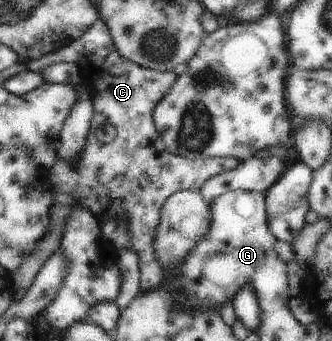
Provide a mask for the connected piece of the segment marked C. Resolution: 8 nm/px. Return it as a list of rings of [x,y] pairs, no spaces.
[[[95,20],[95,23],[73,43],[57,51],[48,53],[39,59],[25,62],[27,70],[40,72],[50,65],[69,62],[75,64],[84,74],[84,82],[89,85],[92,92],[92,104],[94,109],[91,127],[87,134],[87,145],[83,147],[78,160],[66,160],[57,158],[49,168],[48,181],[51,189],[57,194],[69,194],[77,203],[88,209],[95,219],[99,220],[102,237],[111,241],[119,251],[125,248],[133,248],[138,253],[140,261],[140,286],[141,293],[155,290],[162,281],[162,265],[155,253],[155,240],[163,204],[177,192],[185,190],[199,191],[203,184],[216,175],[231,171],[239,165],[237,158],[197,158],[189,159],[172,154],[163,143],[157,133],[154,124],[153,112],[155,106],[163,99],[163,96],[173,87],[175,80],[185,71],[186,65],[178,66],[170,72],[148,70],[136,63],[127,61],[118,54],[109,30],[105,23]]]

